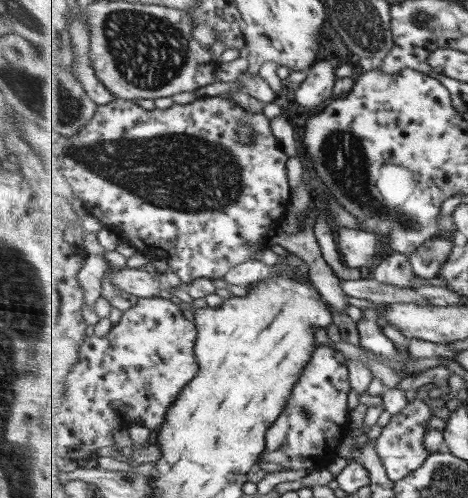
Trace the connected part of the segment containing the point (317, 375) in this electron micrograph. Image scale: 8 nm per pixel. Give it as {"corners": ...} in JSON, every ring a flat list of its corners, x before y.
{"corners":[[317,344,311,362,293,388,293,396,266,436,267,451,259,465,265,472,299,468,326,468,338,455,339,440,346,438,351,391,350,368,343,352,333,346]]}

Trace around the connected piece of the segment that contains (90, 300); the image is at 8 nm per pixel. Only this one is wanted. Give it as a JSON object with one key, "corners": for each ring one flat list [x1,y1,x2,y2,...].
{"corners":[[102,254,87,256,81,266,81,287,85,288,85,306,90,319,93,319,94,304,100,297,100,280,107,267]]}

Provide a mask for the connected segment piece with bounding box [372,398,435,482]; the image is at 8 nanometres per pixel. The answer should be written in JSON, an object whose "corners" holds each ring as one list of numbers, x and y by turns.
{"corners":[[416,399,409,402,401,414,392,415,390,421,383,427,381,434,374,441,372,448,375,454,380,457,387,468,387,474,391,476,393,482,416,471,427,461,431,452,427,452,423,447,423,436,427,432,427,421,435,417,431,410,433,403,425,404,423,400]]}

